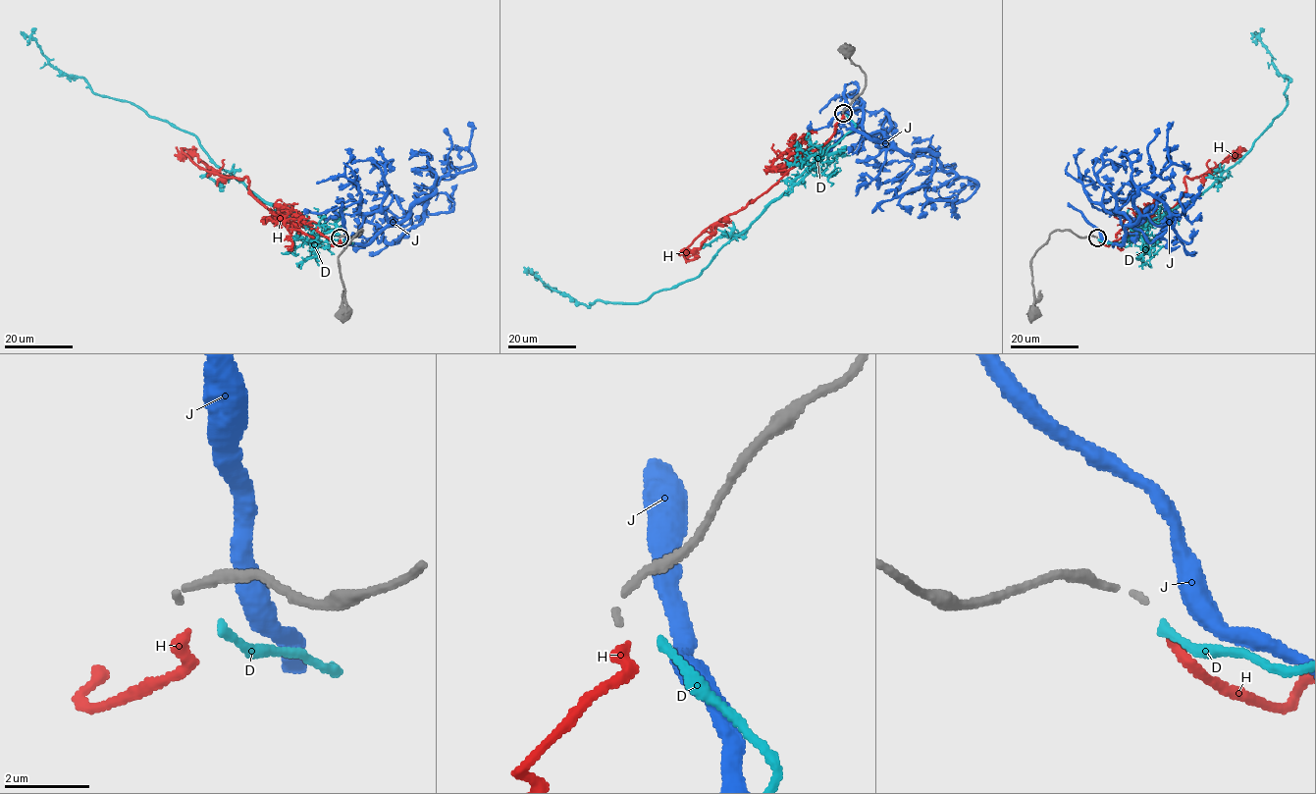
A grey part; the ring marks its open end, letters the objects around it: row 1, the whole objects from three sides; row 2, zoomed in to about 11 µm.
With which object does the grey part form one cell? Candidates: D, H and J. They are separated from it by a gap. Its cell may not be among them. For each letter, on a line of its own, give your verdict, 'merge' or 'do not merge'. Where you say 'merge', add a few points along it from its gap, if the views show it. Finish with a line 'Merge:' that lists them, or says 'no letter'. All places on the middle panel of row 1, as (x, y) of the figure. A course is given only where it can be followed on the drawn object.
D: merge | via (846, 115), (854, 128), (728, 240), (697, 277), (642, 301), (598, 300), (588, 306), (548, 288), (523, 267)
H: do not merge
J: do not merge
Merge: D

